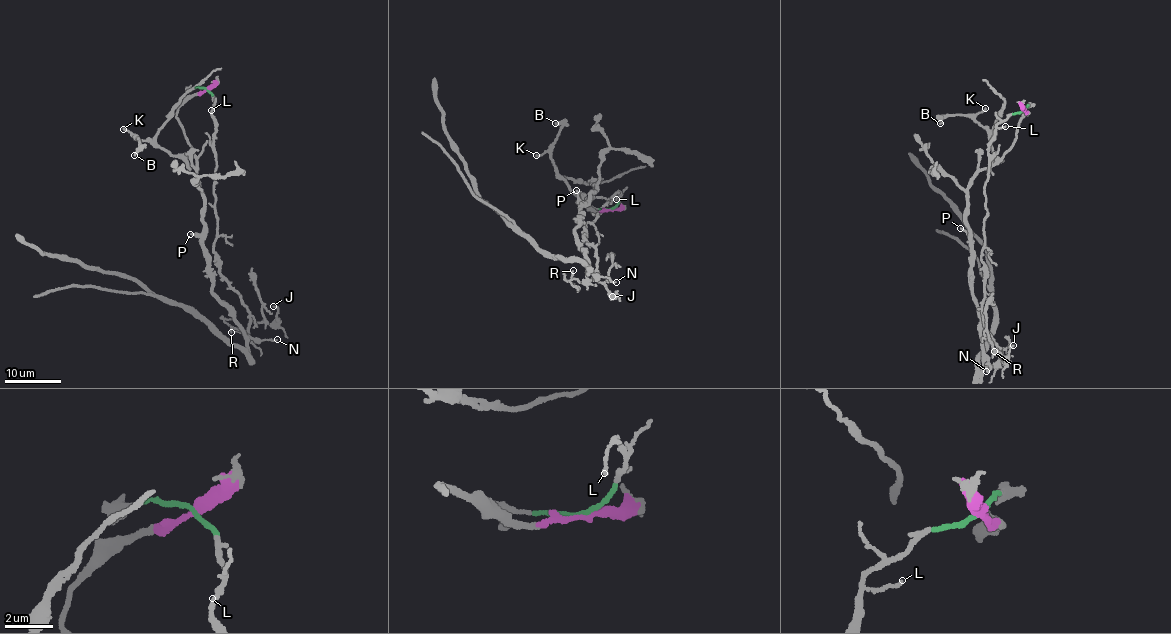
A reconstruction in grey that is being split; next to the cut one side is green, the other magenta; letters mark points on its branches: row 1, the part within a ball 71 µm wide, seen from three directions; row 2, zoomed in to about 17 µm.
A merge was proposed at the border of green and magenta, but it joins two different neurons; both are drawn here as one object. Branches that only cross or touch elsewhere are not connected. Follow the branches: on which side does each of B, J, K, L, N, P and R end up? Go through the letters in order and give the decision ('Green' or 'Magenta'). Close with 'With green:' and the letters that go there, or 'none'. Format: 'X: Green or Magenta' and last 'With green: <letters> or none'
B: Magenta
J: Green
K: Magenta
L: Green
N: Magenta
P: Magenta
R: Green
With green: J, L, R

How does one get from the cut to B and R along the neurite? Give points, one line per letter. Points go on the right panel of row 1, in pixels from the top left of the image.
B: (1023, 109), (1028, 111), (1019, 122), (1013, 146), (999, 159), (978, 121), (959, 114), (947, 114), (939, 124)
R: (1023, 109), (997, 125), (989, 146), (981, 307), (984, 323), (1003, 354), (1002, 347), (994, 351)

